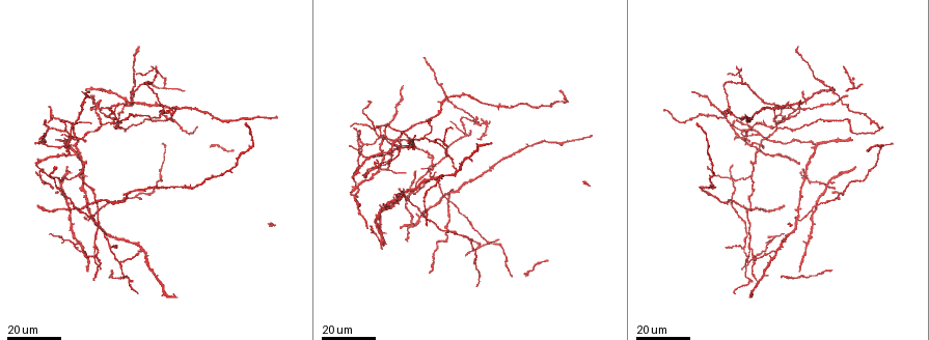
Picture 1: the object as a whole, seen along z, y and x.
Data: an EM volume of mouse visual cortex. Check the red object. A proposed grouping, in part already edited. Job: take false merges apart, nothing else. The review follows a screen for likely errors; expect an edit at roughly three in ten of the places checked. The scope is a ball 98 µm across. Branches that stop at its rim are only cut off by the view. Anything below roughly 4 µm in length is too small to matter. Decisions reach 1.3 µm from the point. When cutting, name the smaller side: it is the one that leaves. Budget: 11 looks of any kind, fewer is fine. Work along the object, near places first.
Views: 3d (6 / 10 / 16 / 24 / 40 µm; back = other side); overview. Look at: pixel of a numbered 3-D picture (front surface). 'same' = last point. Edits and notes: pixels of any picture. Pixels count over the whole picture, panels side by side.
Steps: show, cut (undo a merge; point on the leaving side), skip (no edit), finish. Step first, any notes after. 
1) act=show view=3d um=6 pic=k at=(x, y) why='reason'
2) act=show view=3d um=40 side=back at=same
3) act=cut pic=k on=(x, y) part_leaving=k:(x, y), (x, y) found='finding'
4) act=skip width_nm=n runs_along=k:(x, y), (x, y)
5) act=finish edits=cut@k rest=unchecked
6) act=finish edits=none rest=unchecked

act=show view=3d um=16 pic=1 at=(78, 176) why='thin arm on a thick one'

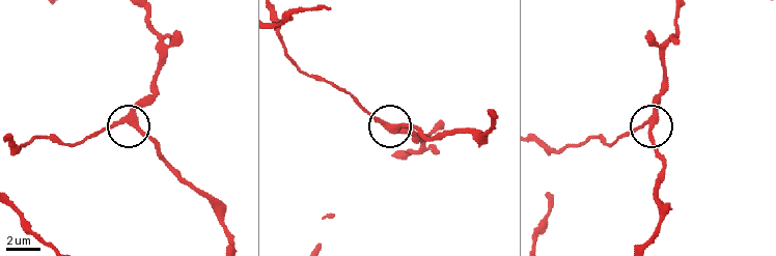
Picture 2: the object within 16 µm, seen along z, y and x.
act=show view=3d um=10 pic=2 at=(394, 125)

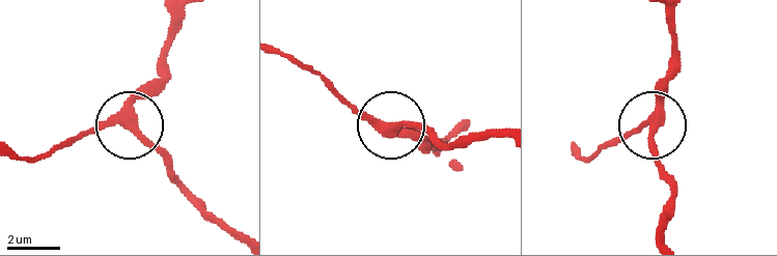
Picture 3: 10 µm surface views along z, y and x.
act=skip side_arm_um=26 runs_along=3:(172, 12), (164, 74), (135, 107), (130, 124), (61, 140) found='one neuron here'

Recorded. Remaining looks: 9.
act=show view=3d um=16 pic=1 at=(117, 108) why='three-way junction'

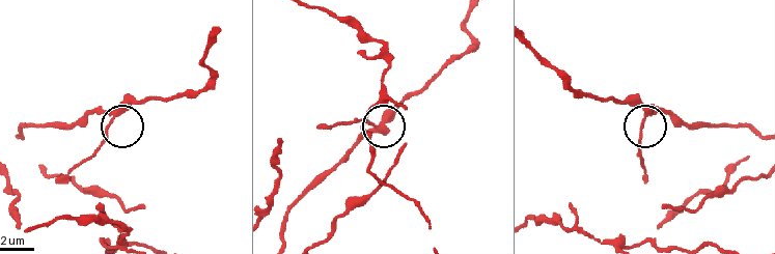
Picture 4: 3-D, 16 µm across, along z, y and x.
act=show view=3d um=6 pic=4 at=(648, 113)

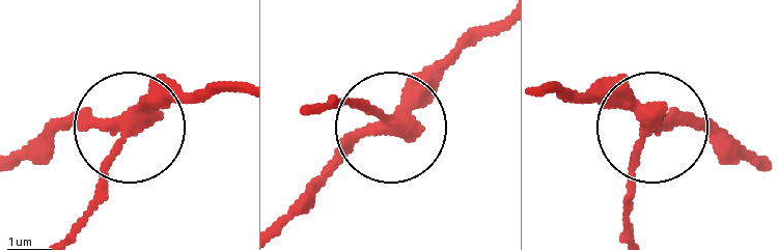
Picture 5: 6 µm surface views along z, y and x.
act=show view=3d um=6 side=back pic=5 at=(127, 132)

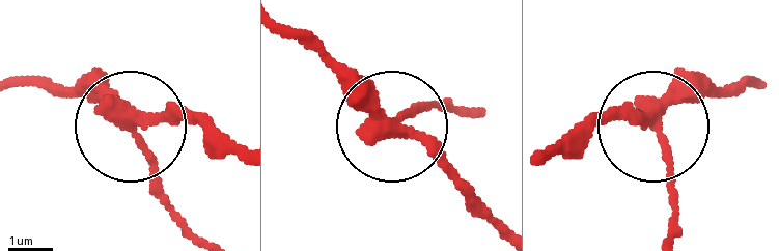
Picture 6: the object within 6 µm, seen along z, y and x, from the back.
act=skip runs_along=6:(503, 224), (395, 127), (444, 101) found='one neuron here'

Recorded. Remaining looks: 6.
act=show view=3d um=24 pic=1 at=(775, 122) why='small branch off a trunk'

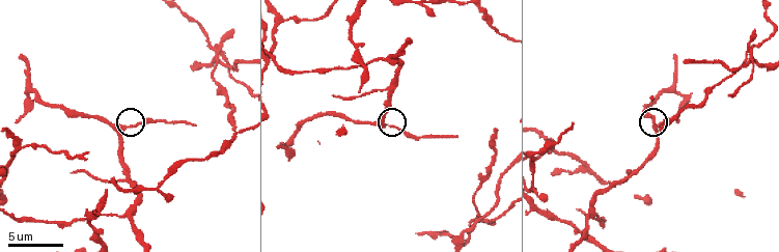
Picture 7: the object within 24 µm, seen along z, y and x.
act=show view=3d um=6 pic=7 at=(123, 126)

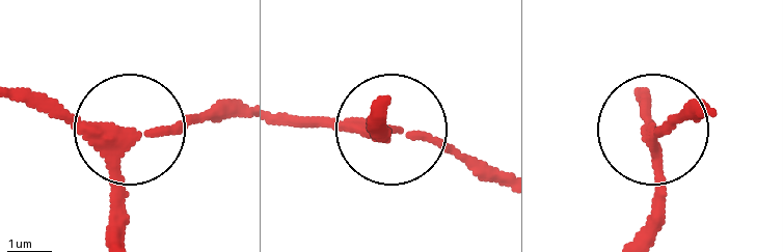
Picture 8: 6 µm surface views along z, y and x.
act=skip arms=3 runs_along=8:(118, 242), (118, 141), (237, 119) found='all the same neuron'

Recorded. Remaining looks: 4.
act=show view=3d um=16 pic=7 at=(589, 214) why='arms part here'

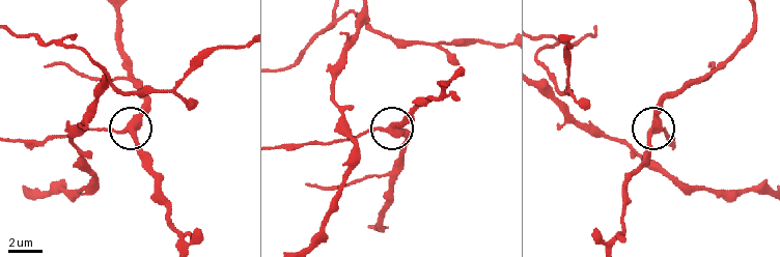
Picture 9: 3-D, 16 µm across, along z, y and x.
act=skip side_arm_um=26 found='one neuron here'

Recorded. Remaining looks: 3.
act=show view=3d um=16 pic=1 at=(797, 216) why='three arms meet'

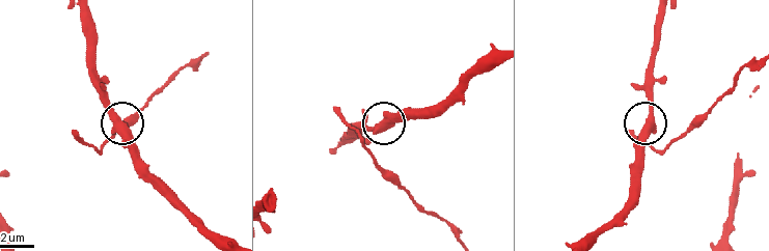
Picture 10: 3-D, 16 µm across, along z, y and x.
act=show view=3d um=10 pic=10 at=(114, 131) why='zoom in'

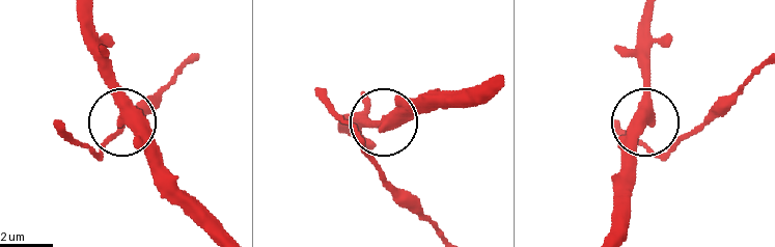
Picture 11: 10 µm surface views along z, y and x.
act=skip arms=3 runs_along=11:(226, 232), (121, 122), (113, 60) found='one neuron here'

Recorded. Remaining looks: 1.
act=finish edits=none rest=unchecked

